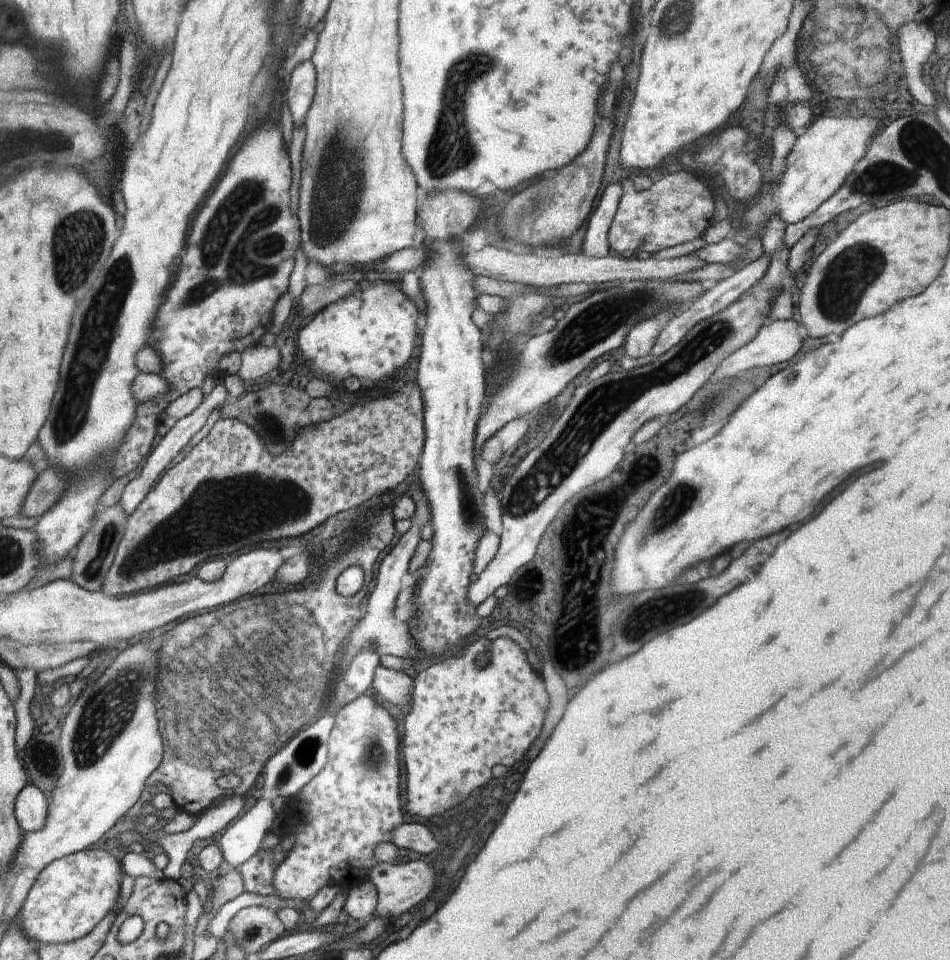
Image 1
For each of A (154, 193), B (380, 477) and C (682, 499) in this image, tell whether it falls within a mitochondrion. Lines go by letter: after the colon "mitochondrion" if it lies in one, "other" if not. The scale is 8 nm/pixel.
A: other
B: other
C: mitochondrion

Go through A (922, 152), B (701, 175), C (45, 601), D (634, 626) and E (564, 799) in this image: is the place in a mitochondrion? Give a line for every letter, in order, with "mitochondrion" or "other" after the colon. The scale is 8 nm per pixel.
A: mitochondrion
B: other
C: other
D: mitochondrion
E: other

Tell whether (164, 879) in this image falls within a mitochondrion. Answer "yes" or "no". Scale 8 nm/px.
no

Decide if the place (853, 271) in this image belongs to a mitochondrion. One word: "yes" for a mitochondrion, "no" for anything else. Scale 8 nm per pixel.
yes

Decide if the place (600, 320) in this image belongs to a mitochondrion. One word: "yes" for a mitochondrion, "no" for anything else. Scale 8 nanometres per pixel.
yes

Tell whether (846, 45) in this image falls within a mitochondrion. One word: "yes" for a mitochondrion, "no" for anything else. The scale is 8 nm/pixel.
yes

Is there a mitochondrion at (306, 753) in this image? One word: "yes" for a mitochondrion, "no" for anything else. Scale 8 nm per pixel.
yes

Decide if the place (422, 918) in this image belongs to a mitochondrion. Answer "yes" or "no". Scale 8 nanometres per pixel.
no

